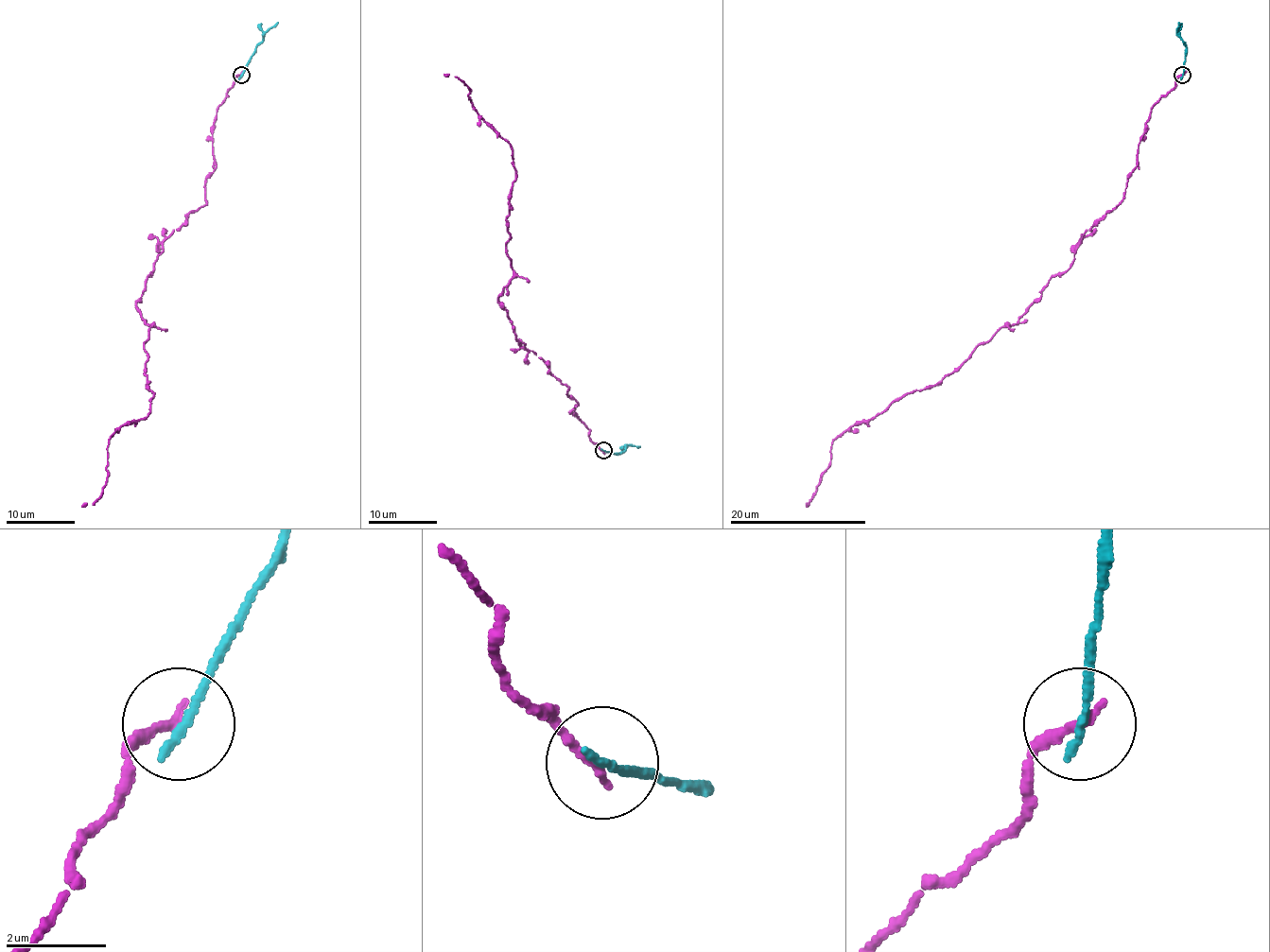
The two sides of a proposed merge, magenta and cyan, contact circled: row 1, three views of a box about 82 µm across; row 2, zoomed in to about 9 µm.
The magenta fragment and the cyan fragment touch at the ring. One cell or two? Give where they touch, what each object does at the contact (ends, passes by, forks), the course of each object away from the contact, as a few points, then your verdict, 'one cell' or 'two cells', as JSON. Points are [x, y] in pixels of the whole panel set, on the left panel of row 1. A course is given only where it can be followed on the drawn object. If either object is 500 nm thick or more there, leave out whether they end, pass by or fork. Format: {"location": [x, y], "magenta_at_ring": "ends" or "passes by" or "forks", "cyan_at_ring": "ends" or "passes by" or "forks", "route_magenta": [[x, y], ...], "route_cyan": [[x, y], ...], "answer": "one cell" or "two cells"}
{"location": [241, 75], "magenta_at_ring": "ends", "cyan_at_ring": "ends", "route_magenta": [[241, 74], [217, 110], [206, 202], [162, 243], [136, 308], [150, 412], [111, 436], [108, 482], [82, 506]], "route_cyan": [[241, 74], [267, 31], [278, 23]], "answer": "two cells"}

